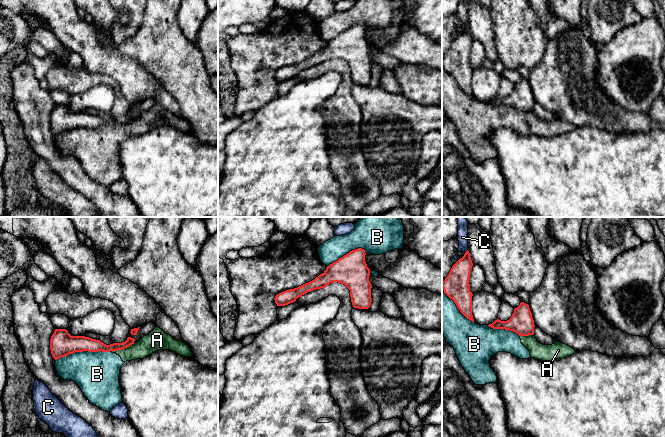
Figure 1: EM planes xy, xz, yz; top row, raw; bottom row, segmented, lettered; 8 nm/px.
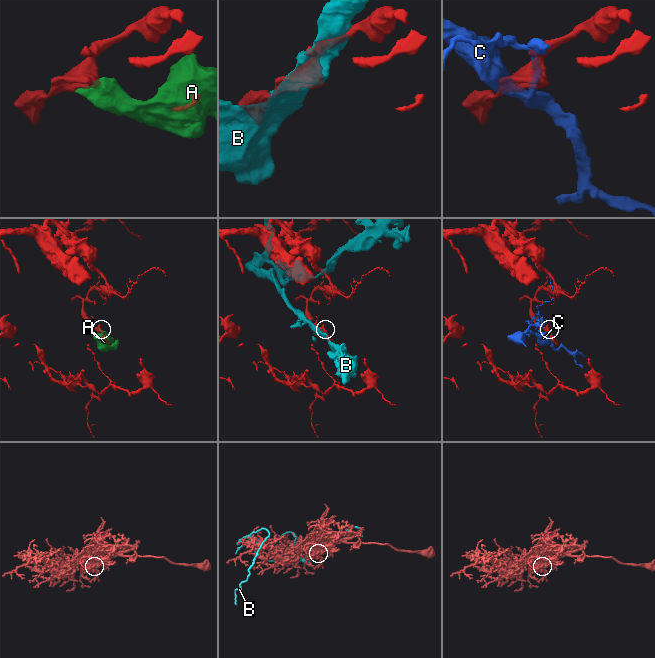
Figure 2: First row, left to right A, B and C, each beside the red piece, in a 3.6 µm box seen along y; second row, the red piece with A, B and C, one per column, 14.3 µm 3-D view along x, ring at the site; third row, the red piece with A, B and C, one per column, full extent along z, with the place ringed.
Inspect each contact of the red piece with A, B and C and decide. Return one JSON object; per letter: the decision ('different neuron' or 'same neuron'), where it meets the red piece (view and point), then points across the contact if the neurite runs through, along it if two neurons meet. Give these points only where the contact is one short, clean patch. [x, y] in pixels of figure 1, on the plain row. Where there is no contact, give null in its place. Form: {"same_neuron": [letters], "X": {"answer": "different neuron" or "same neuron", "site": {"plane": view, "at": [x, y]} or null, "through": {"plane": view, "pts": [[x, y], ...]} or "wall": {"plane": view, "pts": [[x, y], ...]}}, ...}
{"same_neuron": [], "A": {"answer": "different neuron", "site": {"plane": "xy", "at": [121, 125]}, "wall": {"plane": "xy", "pts": [[134, 119], [121, 125], [109, 127]]}}, "B": {"answer": "different neuron", "site": {"plane": "xy", "at": [82, 127]}}, "C": {"answer": "different neuron", "site": {"plane": "yz", "at": [466, 27]}}}

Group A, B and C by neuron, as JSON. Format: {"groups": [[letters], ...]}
{"groups": [["A", "B"], ["C"]]}

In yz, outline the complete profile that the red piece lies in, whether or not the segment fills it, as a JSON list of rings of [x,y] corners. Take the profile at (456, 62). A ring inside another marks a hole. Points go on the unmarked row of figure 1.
[[[467,26],[451,44],[442,58],[444,69],[454,77],[460,88],[474,98],[472,91],[472,68],[470,67],[470,49],[473,42],[470,29]]]

